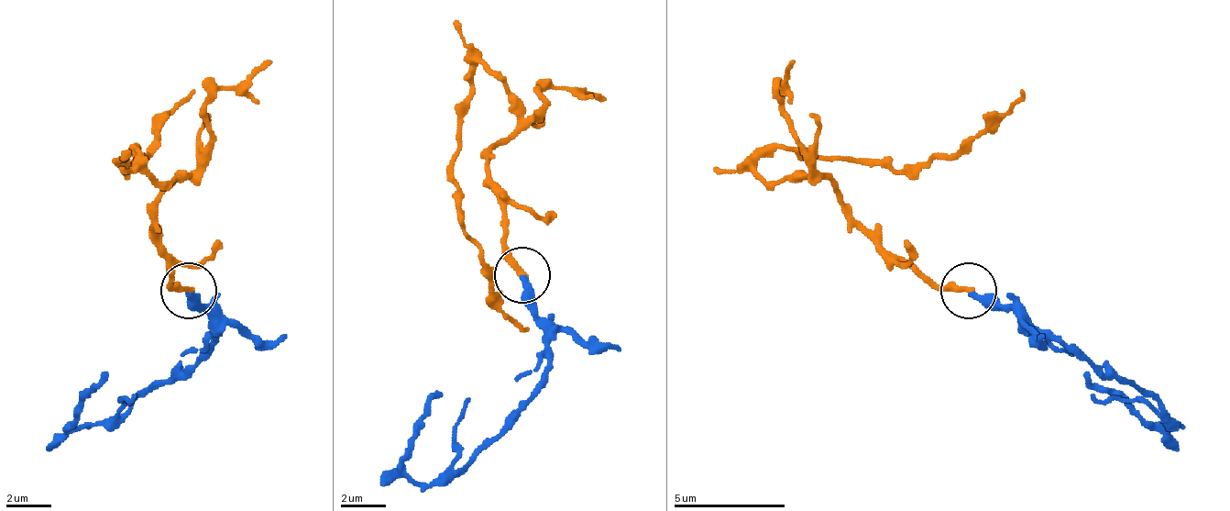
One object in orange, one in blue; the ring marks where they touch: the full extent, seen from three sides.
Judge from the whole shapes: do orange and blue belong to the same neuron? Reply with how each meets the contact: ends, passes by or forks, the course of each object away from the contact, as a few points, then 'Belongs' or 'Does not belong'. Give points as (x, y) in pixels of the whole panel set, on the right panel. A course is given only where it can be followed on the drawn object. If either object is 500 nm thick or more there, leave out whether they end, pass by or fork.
At the ring orange ends. At the ring blue ends. Course of orange: (970, 289), (925, 283), (818, 177), (768, 183), (757, 161), (791, 149), (919, 172), (992, 127), (1020, 88). Course of blue: (970, 289), (992, 294), (1076, 345), (1176, 423), (1143, 423), (1081, 373). Belongs

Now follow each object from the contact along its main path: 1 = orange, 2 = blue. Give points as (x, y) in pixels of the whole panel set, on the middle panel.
1: (523, 276), (490, 176), (518, 97), (479, 64), (451, 164), (462, 227), (490, 299), (530, 327)
2: (523, 276), (523, 299), (546, 332), (546, 383), (451, 478), (418, 483), (406, 449), (434, 388)

